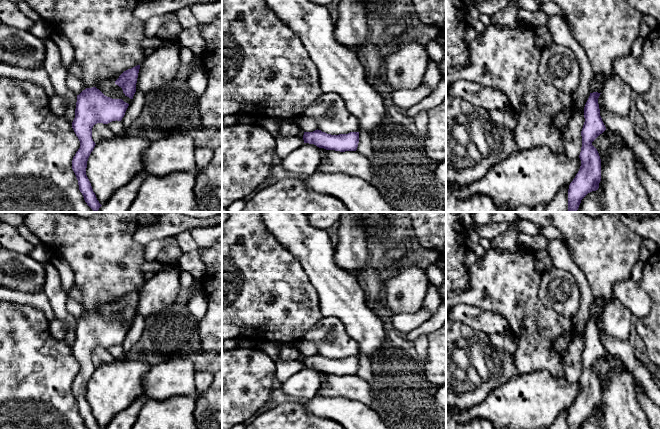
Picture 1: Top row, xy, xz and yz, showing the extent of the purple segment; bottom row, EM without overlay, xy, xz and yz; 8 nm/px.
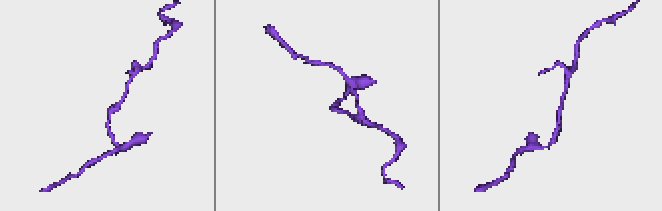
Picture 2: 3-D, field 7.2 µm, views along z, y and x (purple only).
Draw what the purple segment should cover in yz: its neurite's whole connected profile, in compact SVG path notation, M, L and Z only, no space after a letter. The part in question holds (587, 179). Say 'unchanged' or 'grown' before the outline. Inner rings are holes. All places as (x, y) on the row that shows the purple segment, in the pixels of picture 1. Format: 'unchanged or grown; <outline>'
unchanged; M593 92L584 107L585 122L581 131L582 147L579 158L581 166L568 189L568 212L576 212L581 200L599 188L601 181L601 159L592 142L606 127L600 116L598 98L601 93Z

